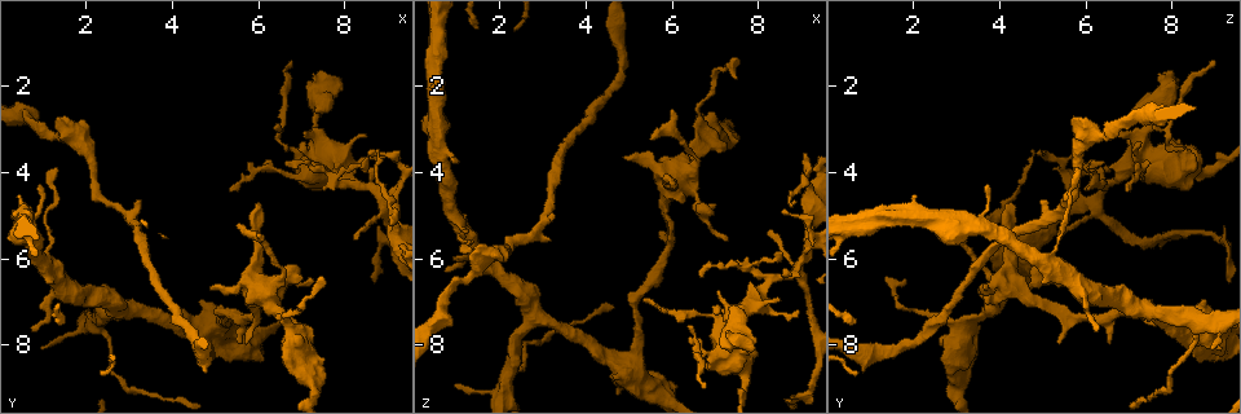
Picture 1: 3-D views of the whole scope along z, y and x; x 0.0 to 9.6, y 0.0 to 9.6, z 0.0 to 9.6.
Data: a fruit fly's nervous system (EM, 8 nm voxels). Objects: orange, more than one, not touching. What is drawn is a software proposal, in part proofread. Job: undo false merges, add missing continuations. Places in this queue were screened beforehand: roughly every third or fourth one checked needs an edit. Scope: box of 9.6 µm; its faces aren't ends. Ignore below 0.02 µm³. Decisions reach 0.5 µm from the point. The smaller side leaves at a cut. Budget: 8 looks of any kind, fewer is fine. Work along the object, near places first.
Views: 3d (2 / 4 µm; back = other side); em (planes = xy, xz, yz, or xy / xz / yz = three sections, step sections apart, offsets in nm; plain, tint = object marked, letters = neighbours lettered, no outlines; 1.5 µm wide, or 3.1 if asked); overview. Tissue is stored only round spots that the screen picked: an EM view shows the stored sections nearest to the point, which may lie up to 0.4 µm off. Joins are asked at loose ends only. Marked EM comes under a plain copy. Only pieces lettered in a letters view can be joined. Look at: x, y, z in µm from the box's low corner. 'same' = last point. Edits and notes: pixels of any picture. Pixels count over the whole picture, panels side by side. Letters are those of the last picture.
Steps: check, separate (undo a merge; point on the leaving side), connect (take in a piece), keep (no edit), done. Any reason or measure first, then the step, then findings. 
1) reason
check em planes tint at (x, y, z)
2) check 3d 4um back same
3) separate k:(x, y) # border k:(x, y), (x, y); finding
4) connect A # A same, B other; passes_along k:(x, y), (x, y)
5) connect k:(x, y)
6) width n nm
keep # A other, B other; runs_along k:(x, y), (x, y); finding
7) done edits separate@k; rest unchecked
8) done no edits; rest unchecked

branch stops here
check 3d 2um at (6.00, 4.70, 4.25)

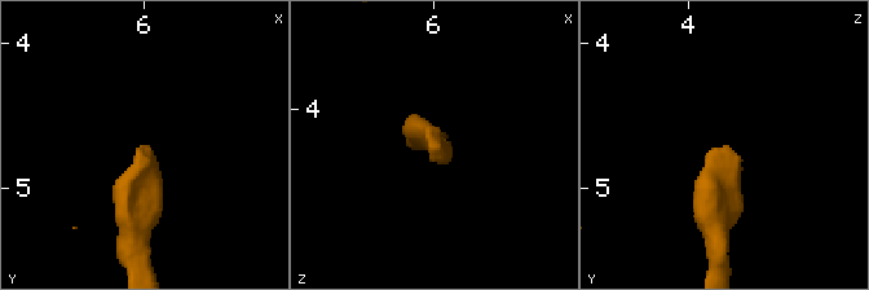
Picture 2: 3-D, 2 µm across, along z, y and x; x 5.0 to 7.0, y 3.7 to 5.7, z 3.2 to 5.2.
check em xy step 8 tint at (5.98, 4.74, 4.30)

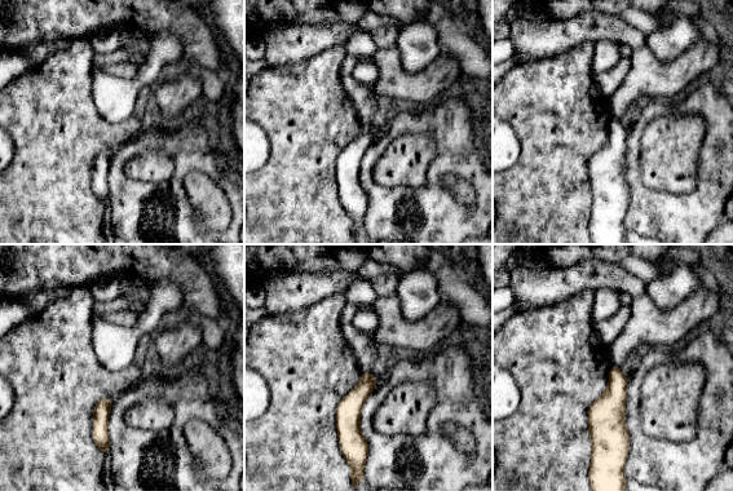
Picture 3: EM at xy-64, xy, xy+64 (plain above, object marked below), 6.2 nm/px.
cut it another way
check em planes letters same

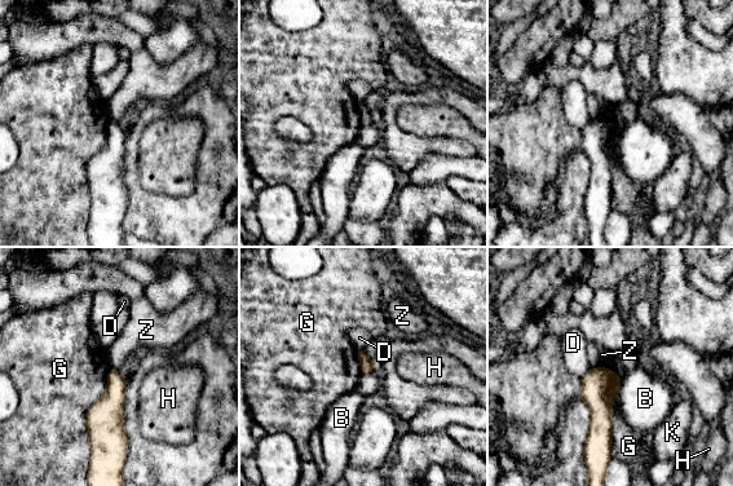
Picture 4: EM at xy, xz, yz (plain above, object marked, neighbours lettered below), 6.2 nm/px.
keep # B other, D other, G other, H other, K other, Z other; border 4:(110, 369), (87, 410), (89, 455); no lettered piece goes on from it

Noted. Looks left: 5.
calibre changes
check em xz step 4 letters at (6.70, 4.10, 7.30)

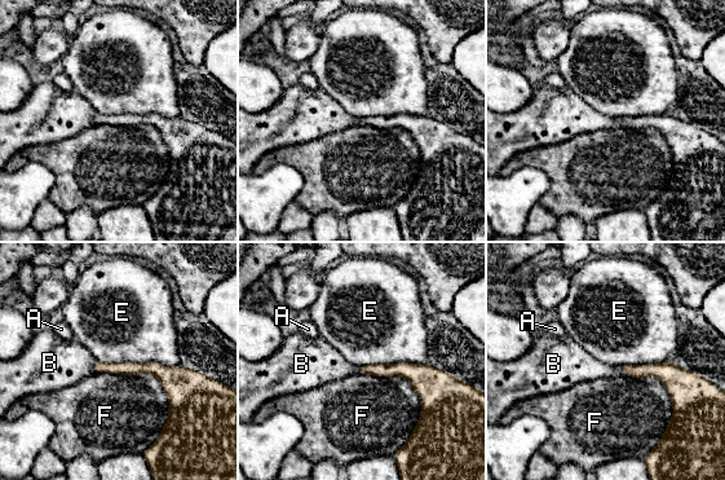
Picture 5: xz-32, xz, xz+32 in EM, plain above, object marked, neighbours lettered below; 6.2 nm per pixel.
width 80 nm
keep # A other, B other, E other, F other; continuous, no second neuron

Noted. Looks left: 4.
free end
check 3d 2um back at (8.50, 3.15, 7.00)

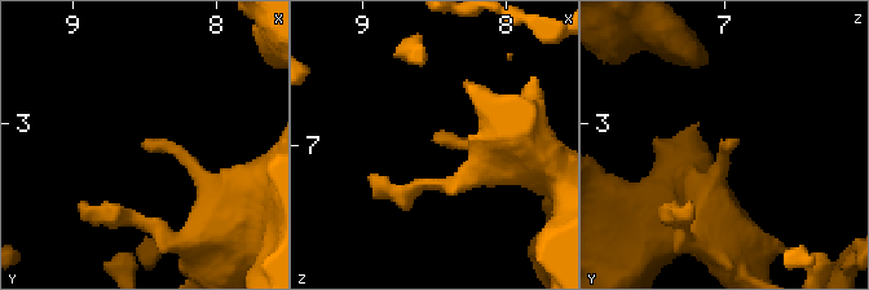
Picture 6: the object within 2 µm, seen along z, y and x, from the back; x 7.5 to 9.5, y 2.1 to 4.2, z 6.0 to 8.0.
now the EM
check em yz step 8 letters at (8.54, 3.14, 6.98)

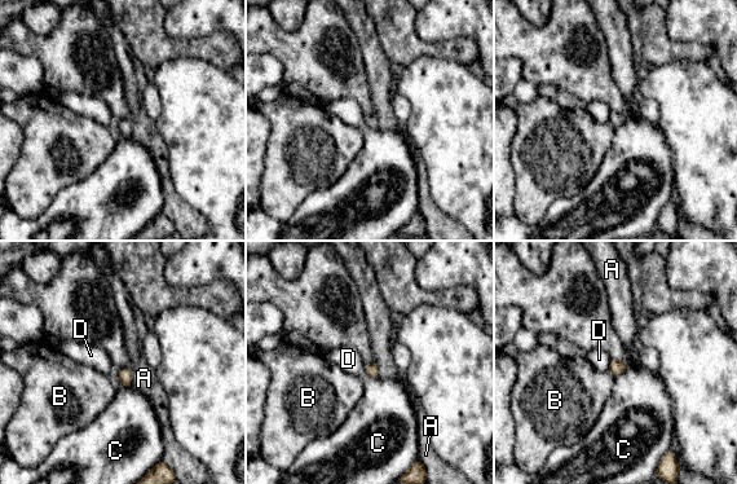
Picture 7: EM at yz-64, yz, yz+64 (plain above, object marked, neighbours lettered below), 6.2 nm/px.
cut it another way
check em planes letters same

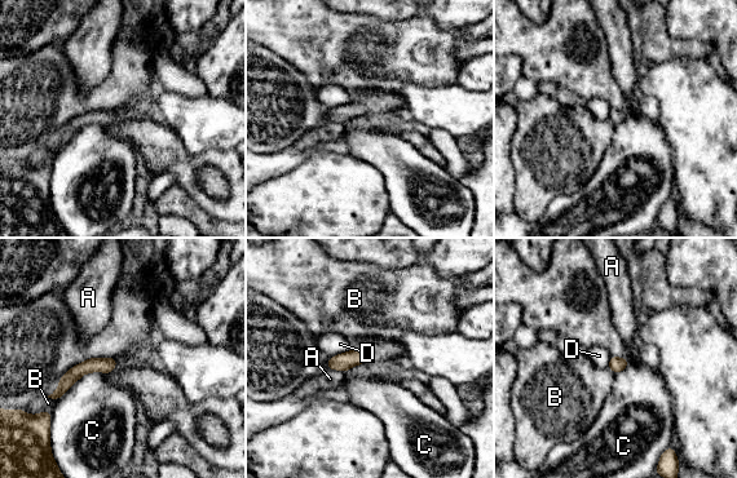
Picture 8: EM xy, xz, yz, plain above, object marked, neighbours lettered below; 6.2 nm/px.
longest_contact C 360 nm
keep # A other, B other, C other, D other; no lettered piece goes on from it

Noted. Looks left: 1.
done no edits; rest unchecked

